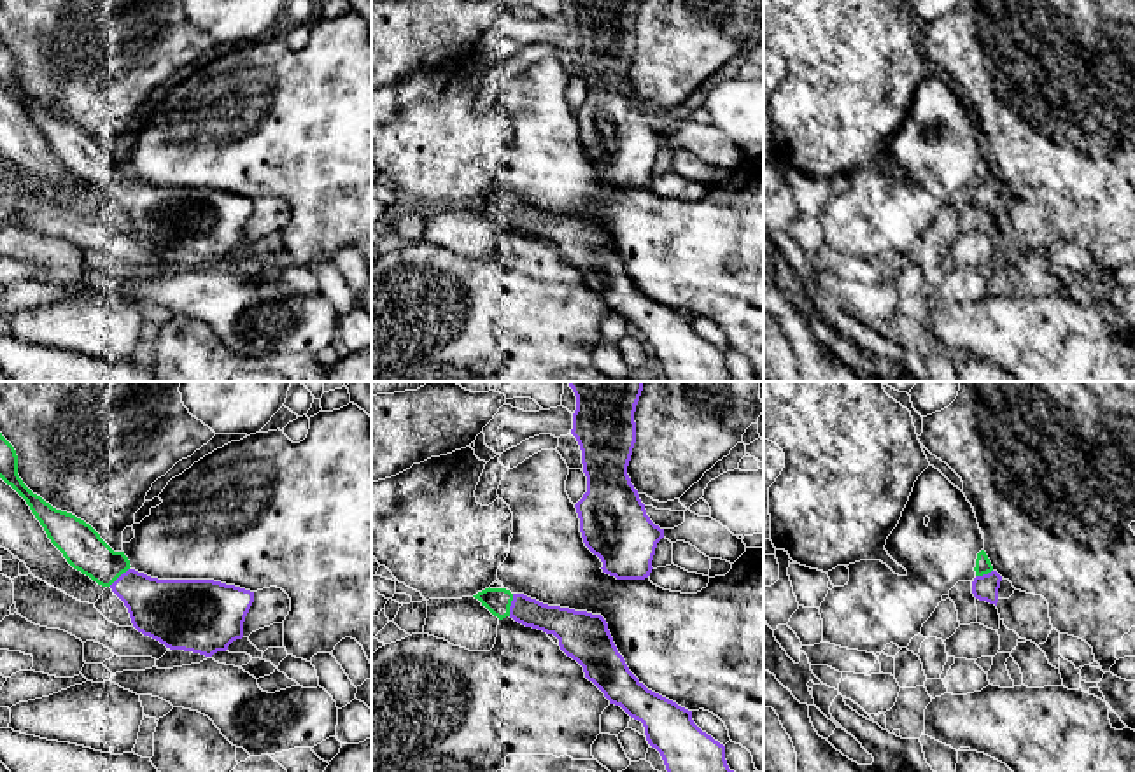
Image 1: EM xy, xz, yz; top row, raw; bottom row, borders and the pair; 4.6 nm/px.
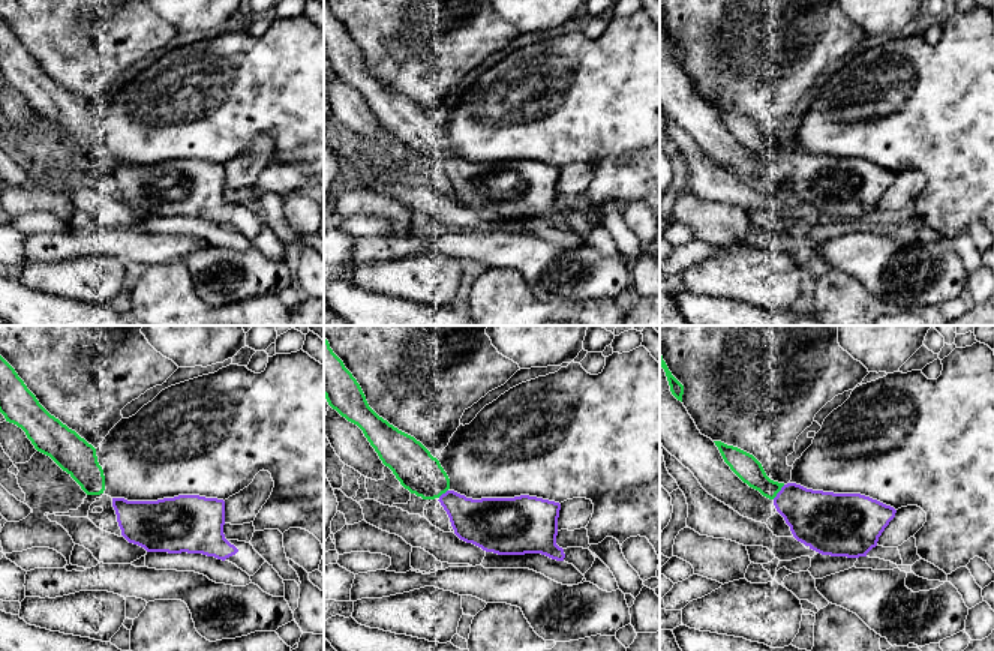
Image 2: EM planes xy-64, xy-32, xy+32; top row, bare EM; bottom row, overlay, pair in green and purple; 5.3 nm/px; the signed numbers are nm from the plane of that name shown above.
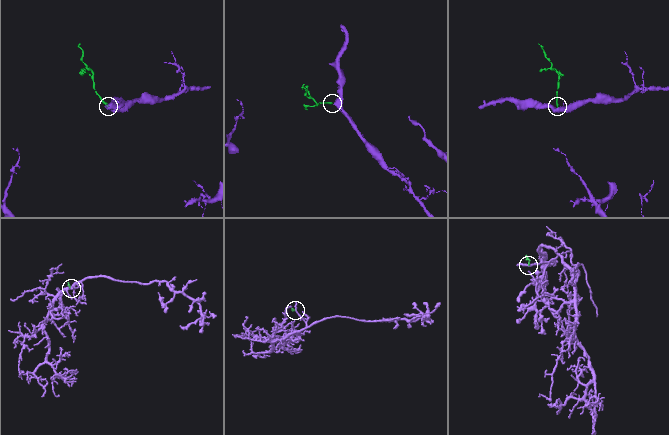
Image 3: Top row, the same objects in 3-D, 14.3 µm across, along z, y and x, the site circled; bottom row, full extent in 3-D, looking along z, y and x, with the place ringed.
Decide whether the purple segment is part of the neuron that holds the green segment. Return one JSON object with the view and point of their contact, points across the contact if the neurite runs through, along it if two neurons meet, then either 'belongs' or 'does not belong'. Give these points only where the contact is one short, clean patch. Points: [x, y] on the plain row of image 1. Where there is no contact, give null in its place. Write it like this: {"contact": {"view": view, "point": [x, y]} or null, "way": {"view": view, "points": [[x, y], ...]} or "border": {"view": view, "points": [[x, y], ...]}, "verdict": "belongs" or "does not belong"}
{"contact": {"view": "xz", "point": [510, 212]}, "verdict": "belongs"}

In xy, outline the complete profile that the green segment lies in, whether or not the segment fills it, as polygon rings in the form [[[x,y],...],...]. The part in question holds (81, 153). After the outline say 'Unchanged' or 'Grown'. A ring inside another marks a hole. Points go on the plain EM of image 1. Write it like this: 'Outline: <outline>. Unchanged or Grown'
Outline: [[[0,40],[0,86],[11,93],[30,114],[51,151],[67,170],[112,200],[128,215],[133,235],[170,257],[184,257],[212,264],[243,245],[243,229],[254,210],[254,200],[214,187],[158,187],[135,179],[124,159],[114,159],[100,142],[72,121],[53,116],[33,102],[18,82],[14,54]]]. Grown

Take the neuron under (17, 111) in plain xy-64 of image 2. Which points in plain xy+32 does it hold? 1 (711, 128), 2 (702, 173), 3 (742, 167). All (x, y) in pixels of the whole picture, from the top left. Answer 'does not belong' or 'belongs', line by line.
1: belongs
2: does not belong
3: belongs

